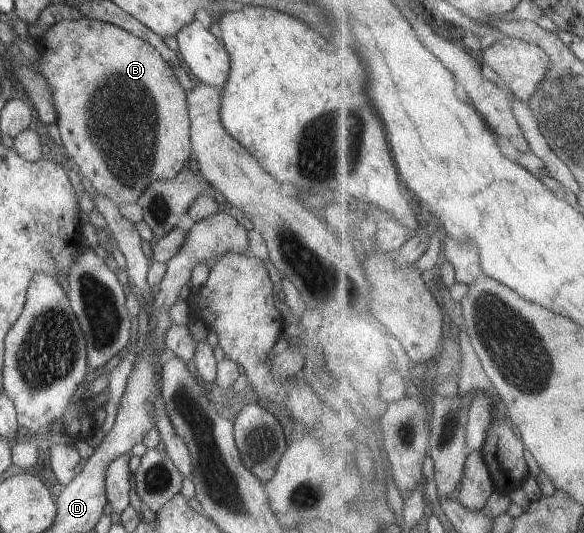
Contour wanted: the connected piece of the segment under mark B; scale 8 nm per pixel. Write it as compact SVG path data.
M84 17L58 21L36 41L40 51L36 67L49 85L61 144L89 192L102 194L117 206L134 204L149 183L176 177L191 154L186 92L156 49L118 26Z

